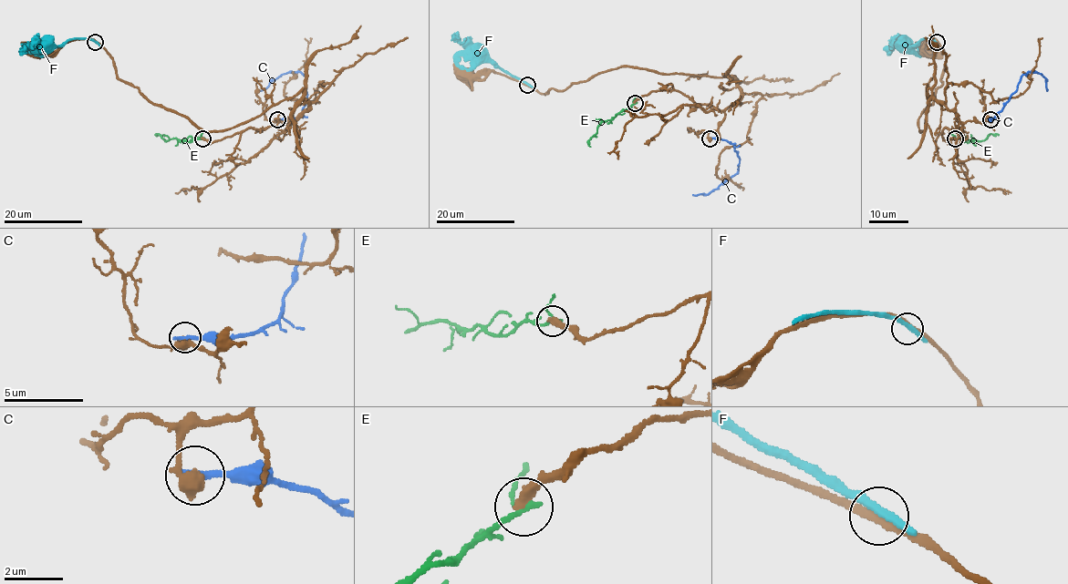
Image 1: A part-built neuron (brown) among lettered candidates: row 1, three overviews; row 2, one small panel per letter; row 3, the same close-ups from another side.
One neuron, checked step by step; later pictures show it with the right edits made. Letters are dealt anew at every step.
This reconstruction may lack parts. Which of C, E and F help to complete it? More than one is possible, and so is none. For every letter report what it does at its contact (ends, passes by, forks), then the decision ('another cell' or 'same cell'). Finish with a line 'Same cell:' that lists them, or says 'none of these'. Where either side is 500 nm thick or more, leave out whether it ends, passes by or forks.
C: another cell
E: it passes by; another cell
F: it passes by; another cell
Same cell: none of these

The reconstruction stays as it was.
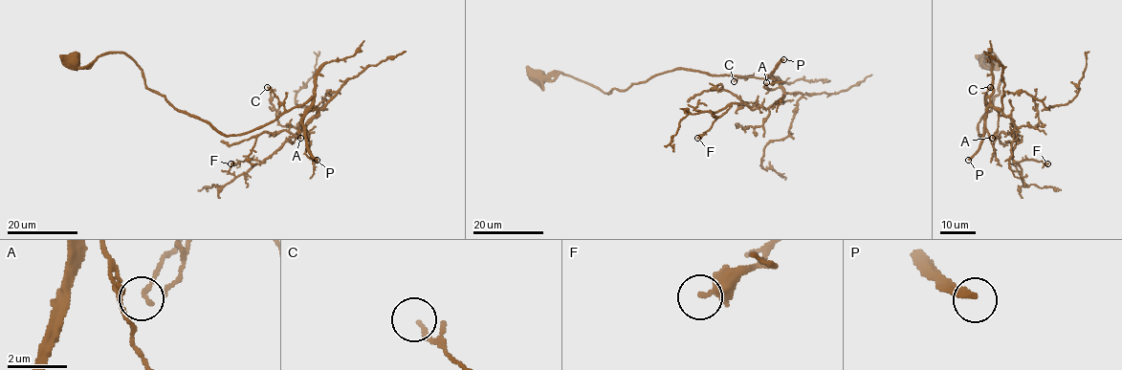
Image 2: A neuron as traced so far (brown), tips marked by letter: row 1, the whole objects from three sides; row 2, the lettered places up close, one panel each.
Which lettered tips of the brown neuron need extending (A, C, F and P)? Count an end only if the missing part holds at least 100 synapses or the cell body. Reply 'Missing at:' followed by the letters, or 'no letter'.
Missing at: P

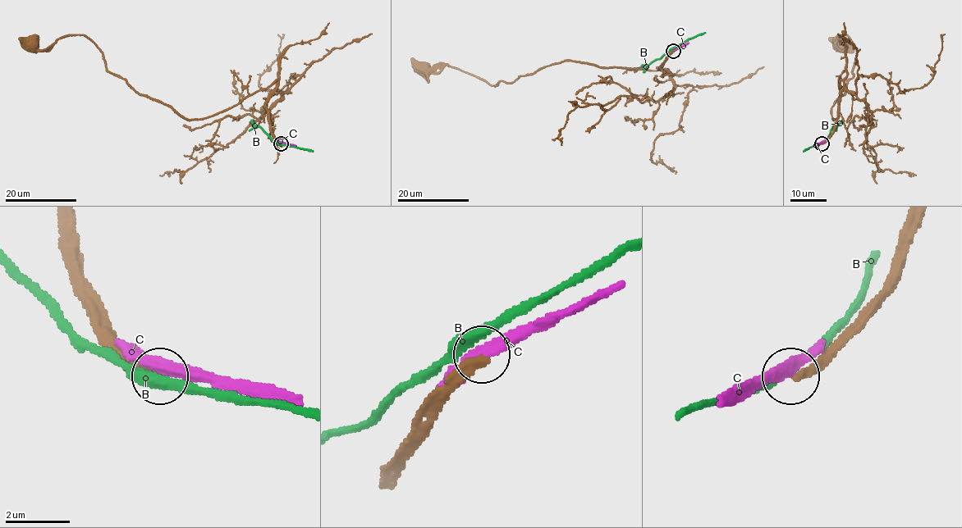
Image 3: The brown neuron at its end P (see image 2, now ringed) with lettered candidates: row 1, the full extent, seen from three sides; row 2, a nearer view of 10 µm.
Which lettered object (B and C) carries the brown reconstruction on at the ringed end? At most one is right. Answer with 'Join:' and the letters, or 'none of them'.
Join: none of them

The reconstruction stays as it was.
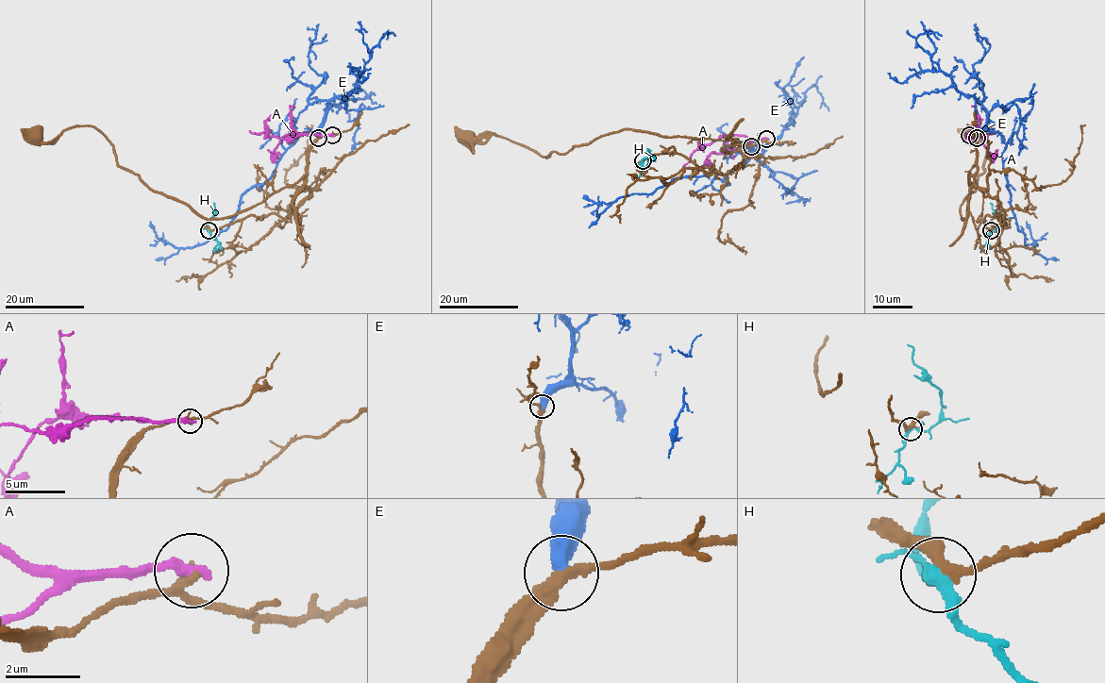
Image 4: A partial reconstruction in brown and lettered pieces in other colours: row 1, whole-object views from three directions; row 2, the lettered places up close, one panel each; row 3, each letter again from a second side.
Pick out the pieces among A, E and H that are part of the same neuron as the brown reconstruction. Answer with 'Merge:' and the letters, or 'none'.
Merge: E

